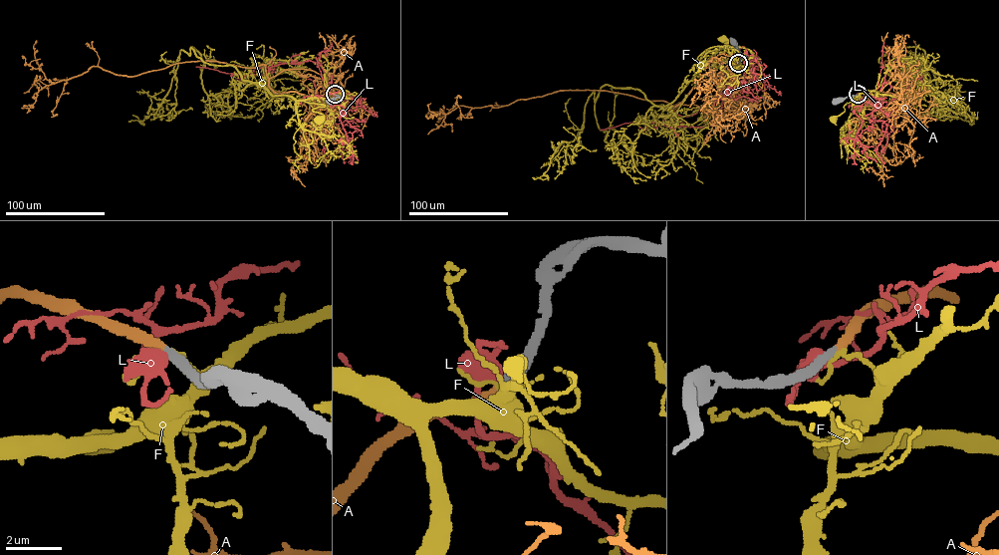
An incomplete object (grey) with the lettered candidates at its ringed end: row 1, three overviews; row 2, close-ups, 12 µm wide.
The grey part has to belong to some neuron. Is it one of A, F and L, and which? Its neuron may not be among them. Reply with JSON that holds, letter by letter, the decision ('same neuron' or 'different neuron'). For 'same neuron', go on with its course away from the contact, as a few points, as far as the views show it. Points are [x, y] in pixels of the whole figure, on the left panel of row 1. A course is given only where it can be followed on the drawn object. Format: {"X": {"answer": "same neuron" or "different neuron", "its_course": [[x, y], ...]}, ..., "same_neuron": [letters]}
{"A": {"answer": "same neuron", "its_course": [[335, 94], [276, 94], [264, 65], [211, 61], [132, 76], [92, 66], [51, 82], [36, 62], [37, 40]]}, "F": {"answer": "different neuron"}, "L": {"answer": "different neuron"}, "same_neuron": ["A"]}

